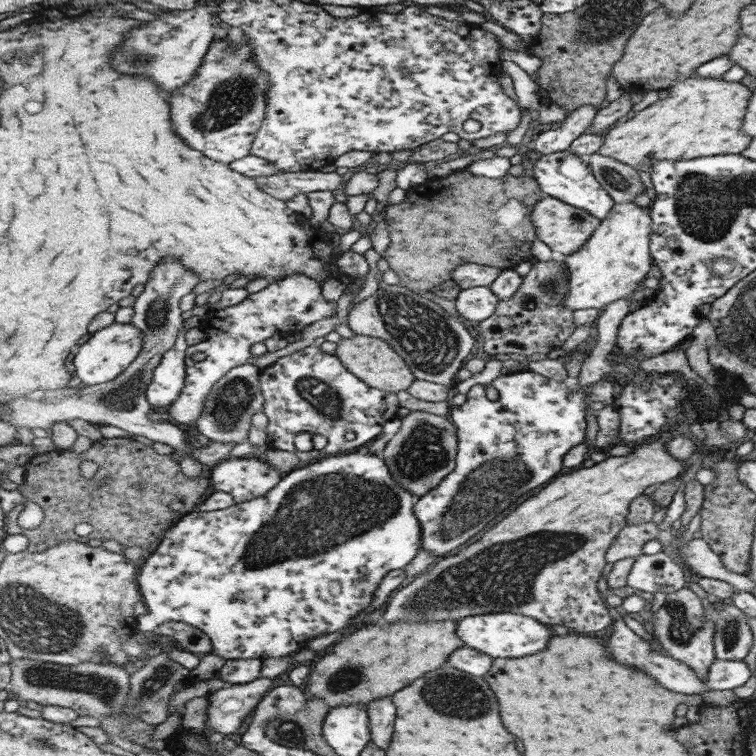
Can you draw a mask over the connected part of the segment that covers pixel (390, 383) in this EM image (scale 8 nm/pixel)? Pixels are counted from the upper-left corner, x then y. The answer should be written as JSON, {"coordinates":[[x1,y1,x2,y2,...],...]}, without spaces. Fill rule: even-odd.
{"coordinates":[[359,334,355,338,343,337,338,342,336,355,337,358,341,359,345,368,348,368,352,373,356,373,361,380,364,380,368,385,372,385,373,388,396,393,407,390,417,379,416,373,405,362,404,357,383,338]]}

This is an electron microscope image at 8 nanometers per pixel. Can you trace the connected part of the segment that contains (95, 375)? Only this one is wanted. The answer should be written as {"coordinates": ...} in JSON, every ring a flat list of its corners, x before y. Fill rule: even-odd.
{"coordinates":[[113,322,91,334,89,340,78,349,72,365,75,367,82,385,98,386,111,382,117,376,124,374,125,370,128,370,132,362,139,356,141,349,143,349,143,332,133,322]]}

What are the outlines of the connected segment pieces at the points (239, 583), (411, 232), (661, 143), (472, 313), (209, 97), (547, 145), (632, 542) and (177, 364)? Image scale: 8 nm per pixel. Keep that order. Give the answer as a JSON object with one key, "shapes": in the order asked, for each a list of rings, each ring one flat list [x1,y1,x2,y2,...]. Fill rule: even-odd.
{"shapes":[[[361,448,360,450,356,450,353,452,346,452,343,454,337,455,329,455,321,458,319,461,315,463,310,463,301,466,297,470,293,470,293,472,284,474,281,479,280,484,277,484,275,488,265,496,261,496,261,498,253,498,253,500,249,500,249,502,244,502,241,504,233,504,229,508,224,508,223,510,217,510,213,512,203,512,199,510,195,510,188,515,185,515,179,522,175,523,171,526,171,529,167,531,165,537,163,537,163,541,159,544,158,550,155,550,150,553,148,558,145,560,145,563,142,565,141,569,138,571,138,582,141,588,142,595,145,596,145,604,148,608,148,614,141,620,142,628,151,632,155,630,157,627,161,627,163,624,167,622,183,622,187,624,192,624,197,628,201,628,203,632,205,632,209,637,212,638,212,642,214,648,216,649,213,654,217,654,222,658,225,658,227,661,229,660,241,660,241,659,260,659,265,662,267,659,271,658,282,658,283,656,287,656,287,654,291,654,295,652,299,648,299,644,308,643,311,641,311,638,315,638,315,636,319,637,321,635,325,635,327,633,334,633,337,631,347,630,349,629,349,625,353,622,353,619,359,612,365,610,372,601,372,594,377,590,377,586,381,584,381,580,391,572,391,570,397,570,397,568,405,568,415,556,417,556,417,552,419,552,421,545,423,545,423,528,421,528,421,522,419,518,416,516,415,505,419,502,420,497,415,496,415,494,411,494,409,490,405,490,401,484,397,484,397,480,393,480,393,474,391,470,389,470,389,466,387,462,385,462,385,458,379,458,379,456,370,454,365,450,365,448]],[[465,168,445,178,427,179,420,186,409,190,401,203,389,205,385,209,383,217,391,241,383,257,398,275,400,284,421,295,429,293,441,282,453,280,453,272,461,264,515,268,524,260,532,258,531,245,539,238,531,216,537,202,547,196,529,171,517,178,507,175,493,179,485,175,475,176]],[[695,74,686,77,685,80,677,80,673,86,669,86,667,96,657,99,636,113,625,122,607,130,604,133,604,143,598,154,619,160,621,164,633,168,637,173,649,173,652,164,656,161,676,162,692,160,705,156,739,155,751,138,743,132,739,132,739,125,743,122,745,107,749,102,751,91,740,81,728,82,718,78,699,78]],[[477,286,461,290,455,300,455,308,465,319,479,324,495,314,501,300,487,286]],[[244,34,242,38,245,44,234,46,229,46,226,38,215,40,193,81,177,88,169,100,173,128,185,144,227,165,250,156,257,132,263,127,267,91,271,89,271,74,257,64,251,40]],[[591,104,581,106,572,113,568,113,558,129,540,130,536,133,531,147,543,156,557,152,570,151,572,142,589,130,593,120,597,118,599,110]],[[651,521,635,524,635,526,625,525,621,528,617,539,613,541,613,545,609,547,609,551,607,551,607,562,614,564,623,558,641,556,641,546,647,540,657,540,665,546,674,543,675,533,670,530,658,530]],[[183,324,177,336,177,344,164,354,160,366,155,368,153,380,147,388,148,400,154,407,169,409,169,406,181,396,181,390,185,388,188,376,185,360,190,347,186,334,187,330]]]}

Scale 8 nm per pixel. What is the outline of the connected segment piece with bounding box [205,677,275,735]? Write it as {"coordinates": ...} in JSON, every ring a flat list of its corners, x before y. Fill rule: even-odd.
{"coordinates":[[261,677,249,684,226,684,206,696,209,706,205,723,213,731,239,734,245,720,257,712,264,697,275,688,275,680]]}

